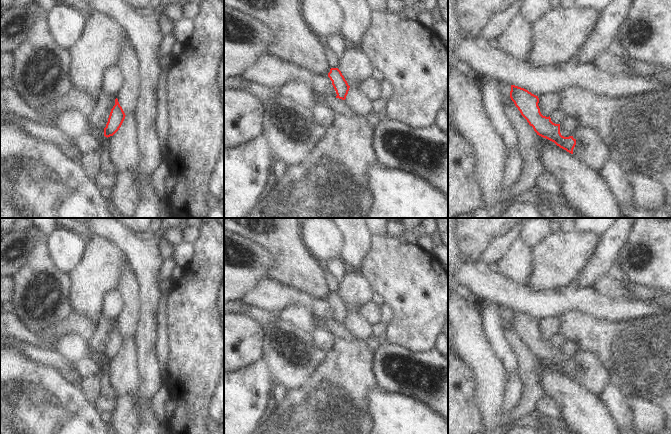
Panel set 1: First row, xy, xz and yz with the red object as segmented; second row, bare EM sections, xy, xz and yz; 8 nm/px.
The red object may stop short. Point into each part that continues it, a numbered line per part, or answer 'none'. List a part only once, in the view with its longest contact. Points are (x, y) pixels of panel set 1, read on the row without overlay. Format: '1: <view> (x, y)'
none

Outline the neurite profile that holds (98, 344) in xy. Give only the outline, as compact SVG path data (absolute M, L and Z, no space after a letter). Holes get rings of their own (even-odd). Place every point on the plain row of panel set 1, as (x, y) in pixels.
M102 317L97 333L90 340L90 354L98 356L102 362L104 361L104 352L108 346L111 333L115 329L116 322Z

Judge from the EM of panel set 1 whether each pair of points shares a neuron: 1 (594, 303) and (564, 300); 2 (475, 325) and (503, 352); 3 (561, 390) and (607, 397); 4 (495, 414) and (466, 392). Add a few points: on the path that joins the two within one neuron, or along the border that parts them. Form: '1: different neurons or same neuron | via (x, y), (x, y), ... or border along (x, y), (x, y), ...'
1: same neuron | via (587, 301), (571, 300)
2: different neurons | border along (480, 313), (484, 333), (499, 356)
3: different neurons | border along (600, 396), (612, 417)
4: different neurons | border along (472, 376), (475, 405), (481, 422)

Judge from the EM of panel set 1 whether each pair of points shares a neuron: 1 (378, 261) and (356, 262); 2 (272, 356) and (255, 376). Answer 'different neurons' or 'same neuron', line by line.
1: different neurons
2: different neurons

